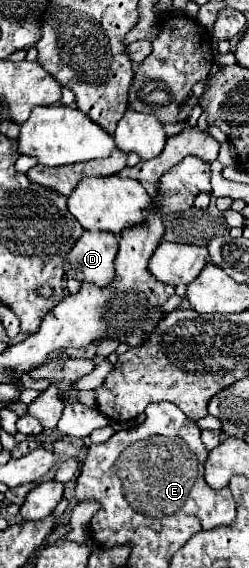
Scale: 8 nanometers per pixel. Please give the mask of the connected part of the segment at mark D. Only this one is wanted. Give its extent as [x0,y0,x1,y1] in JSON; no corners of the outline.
[64,230,118,286]

